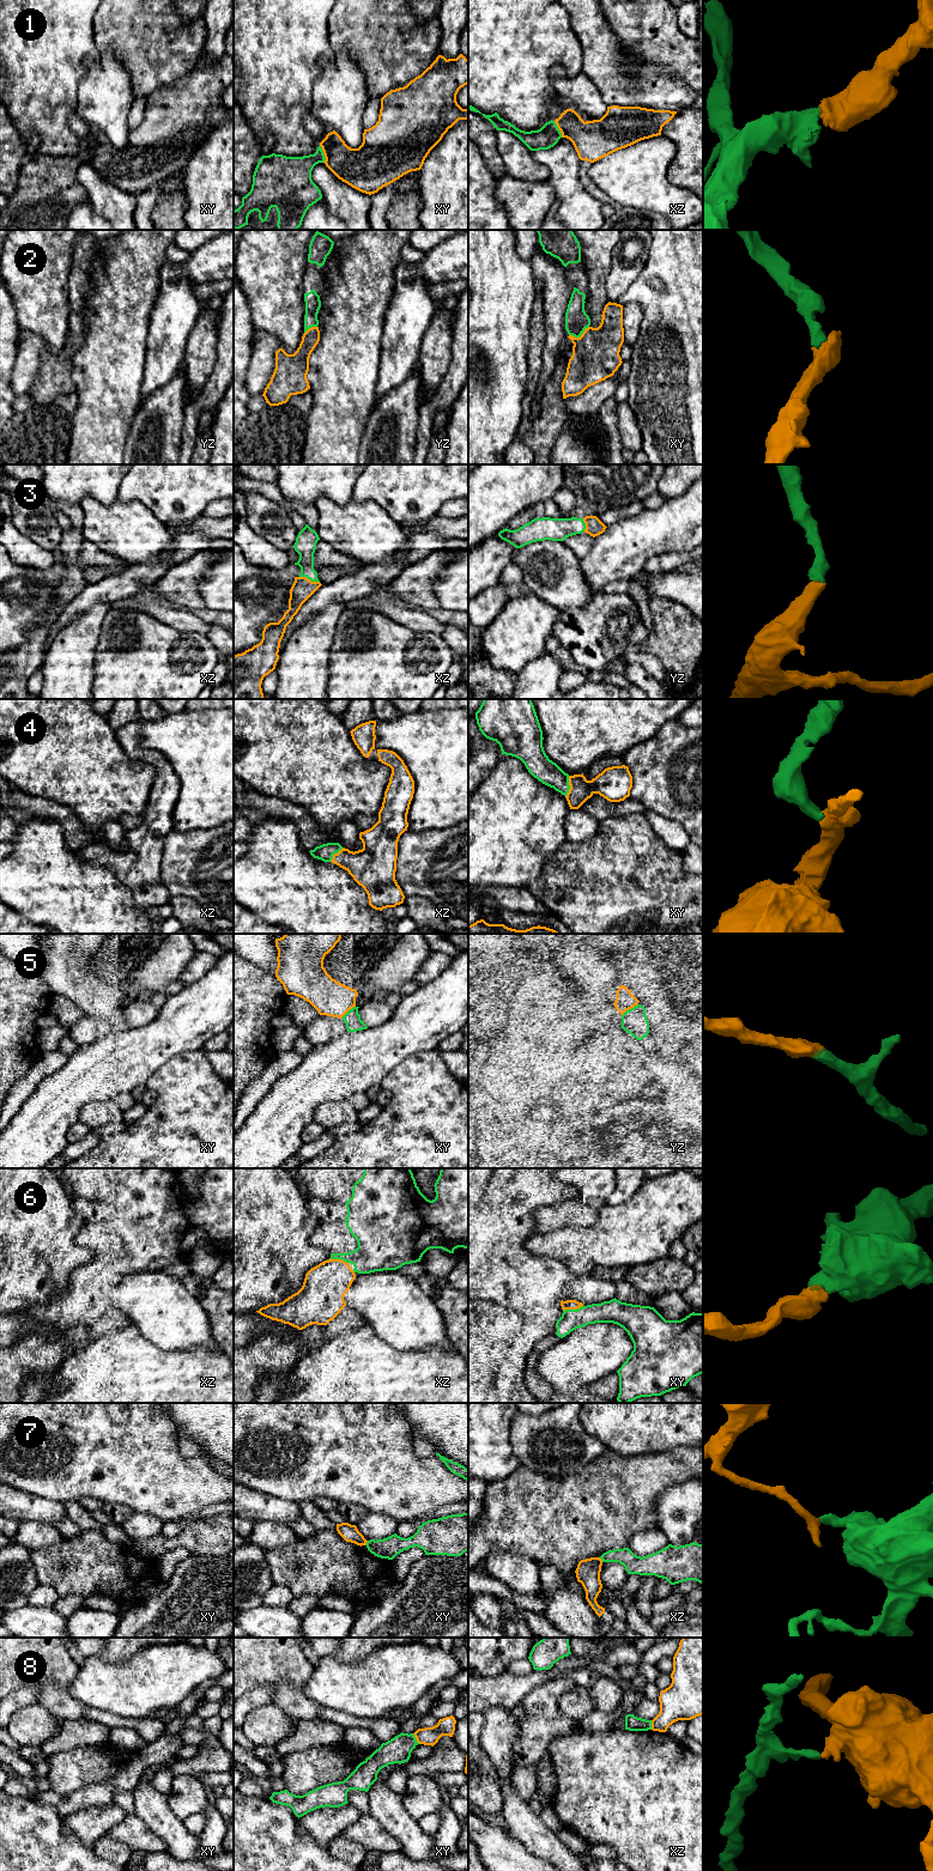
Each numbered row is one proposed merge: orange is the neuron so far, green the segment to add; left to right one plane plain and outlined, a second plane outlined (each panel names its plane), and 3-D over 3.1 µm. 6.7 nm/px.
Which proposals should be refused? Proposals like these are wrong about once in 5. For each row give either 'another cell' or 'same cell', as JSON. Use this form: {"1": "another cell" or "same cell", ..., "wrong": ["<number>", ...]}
{"1": "same cell", "2": "same cell", "3": "same cell", "4": "same cell", "5": "same cell", "6": "same cell", "7": "another cell", "8": "another cell", "wrong": ["7", "8"]}

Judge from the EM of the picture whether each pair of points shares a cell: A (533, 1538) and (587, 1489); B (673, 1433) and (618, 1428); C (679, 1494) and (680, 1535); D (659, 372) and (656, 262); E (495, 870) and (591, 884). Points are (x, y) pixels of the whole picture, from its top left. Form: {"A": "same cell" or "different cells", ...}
{"A": "same cell", "B": "same cell", "C": "same cell", "D": "same cell", "E": "different cells"}

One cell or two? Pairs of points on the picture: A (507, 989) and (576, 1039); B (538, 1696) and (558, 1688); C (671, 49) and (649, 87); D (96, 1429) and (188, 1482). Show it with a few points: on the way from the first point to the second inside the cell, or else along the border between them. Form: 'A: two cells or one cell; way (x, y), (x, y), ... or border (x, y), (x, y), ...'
A: two cells; border (522, 972), (518, 979), (514, 994), (508, 1000)
B: one cell; way (543, 1696), (546, 1696), (553, 1689)
C: two cells; border (635, 55), (643, 60), (664, 65), (684, 83)
D: one cell; way (119, 1447), (156, 1480), (165, 1482)

